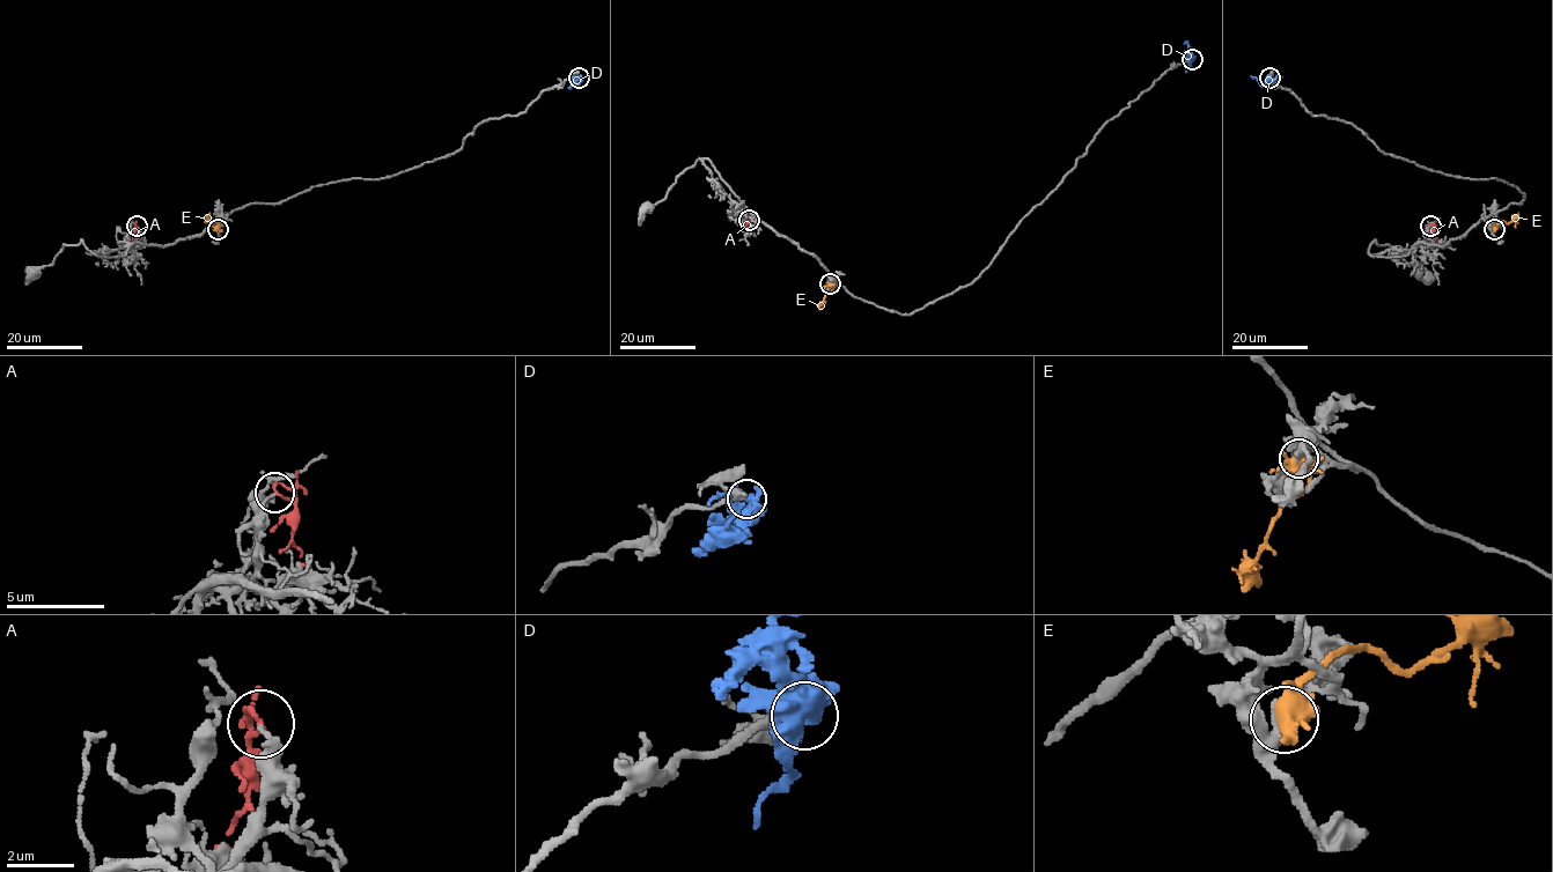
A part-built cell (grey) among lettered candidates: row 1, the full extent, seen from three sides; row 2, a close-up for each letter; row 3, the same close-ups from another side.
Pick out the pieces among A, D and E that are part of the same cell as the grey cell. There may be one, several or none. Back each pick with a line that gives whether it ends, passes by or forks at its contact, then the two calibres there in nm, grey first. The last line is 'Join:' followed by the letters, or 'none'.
D: it ends; calibres 240 and 650 nm
Join: D

